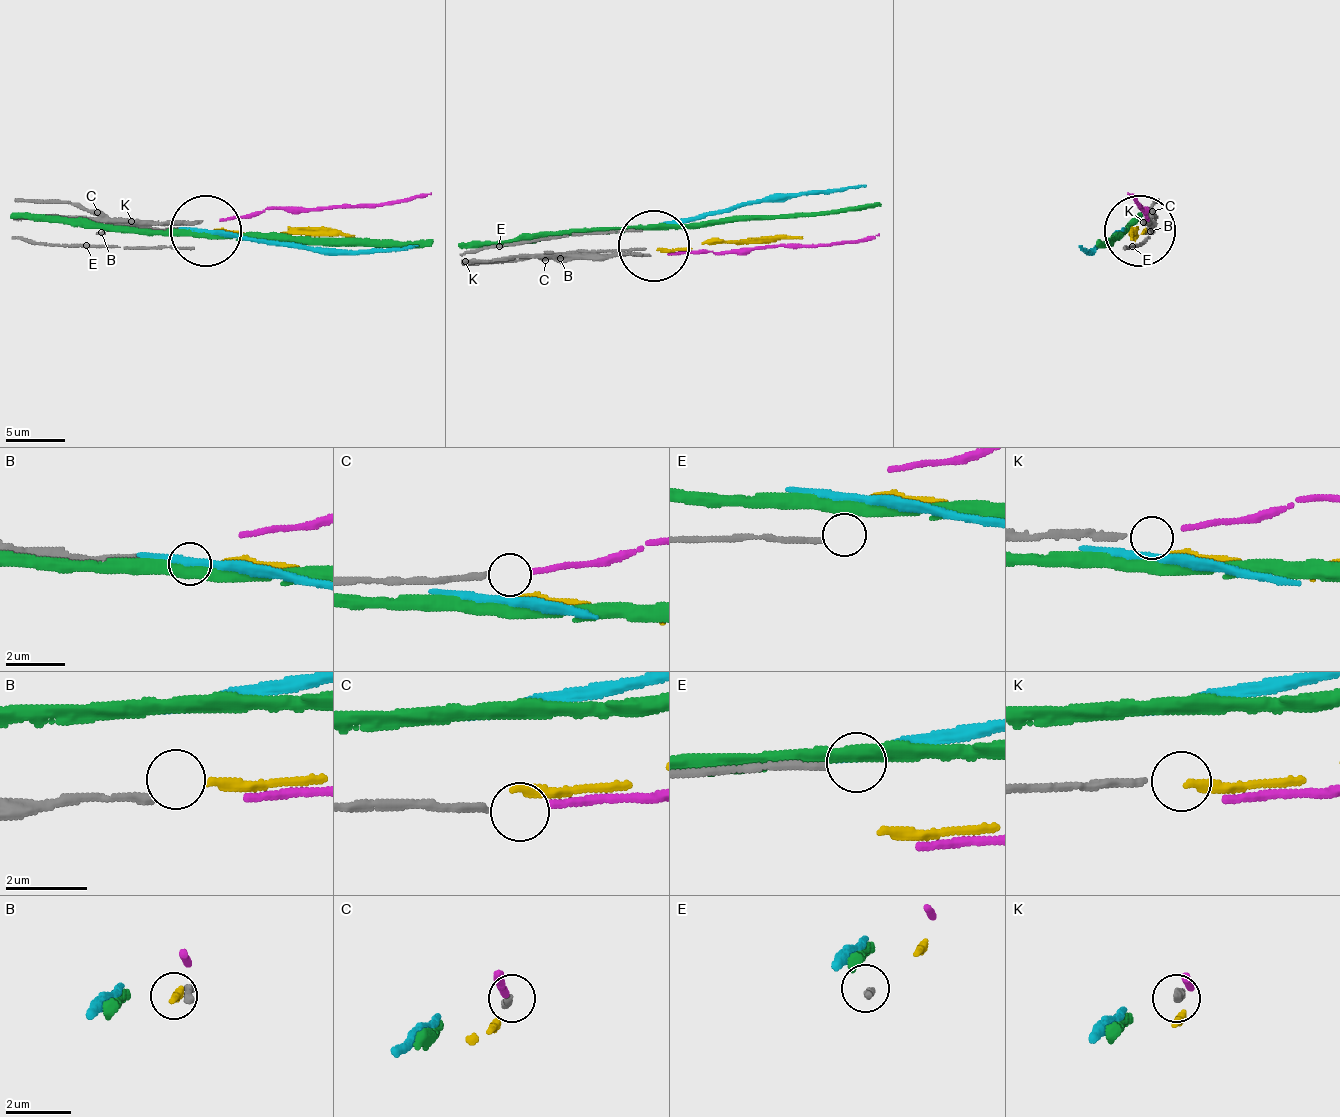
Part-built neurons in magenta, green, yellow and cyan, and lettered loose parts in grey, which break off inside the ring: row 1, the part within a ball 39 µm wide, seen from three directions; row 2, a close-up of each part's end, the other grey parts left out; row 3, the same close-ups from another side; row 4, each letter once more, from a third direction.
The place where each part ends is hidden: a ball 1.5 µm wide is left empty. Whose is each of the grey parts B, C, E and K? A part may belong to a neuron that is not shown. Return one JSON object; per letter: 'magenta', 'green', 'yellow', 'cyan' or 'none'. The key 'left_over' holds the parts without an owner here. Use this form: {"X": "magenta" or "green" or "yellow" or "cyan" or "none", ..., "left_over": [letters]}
{"B": "yellow", "C": "magenta", "E": "none", "K": "none", "left_over": ["E", "K"]}

